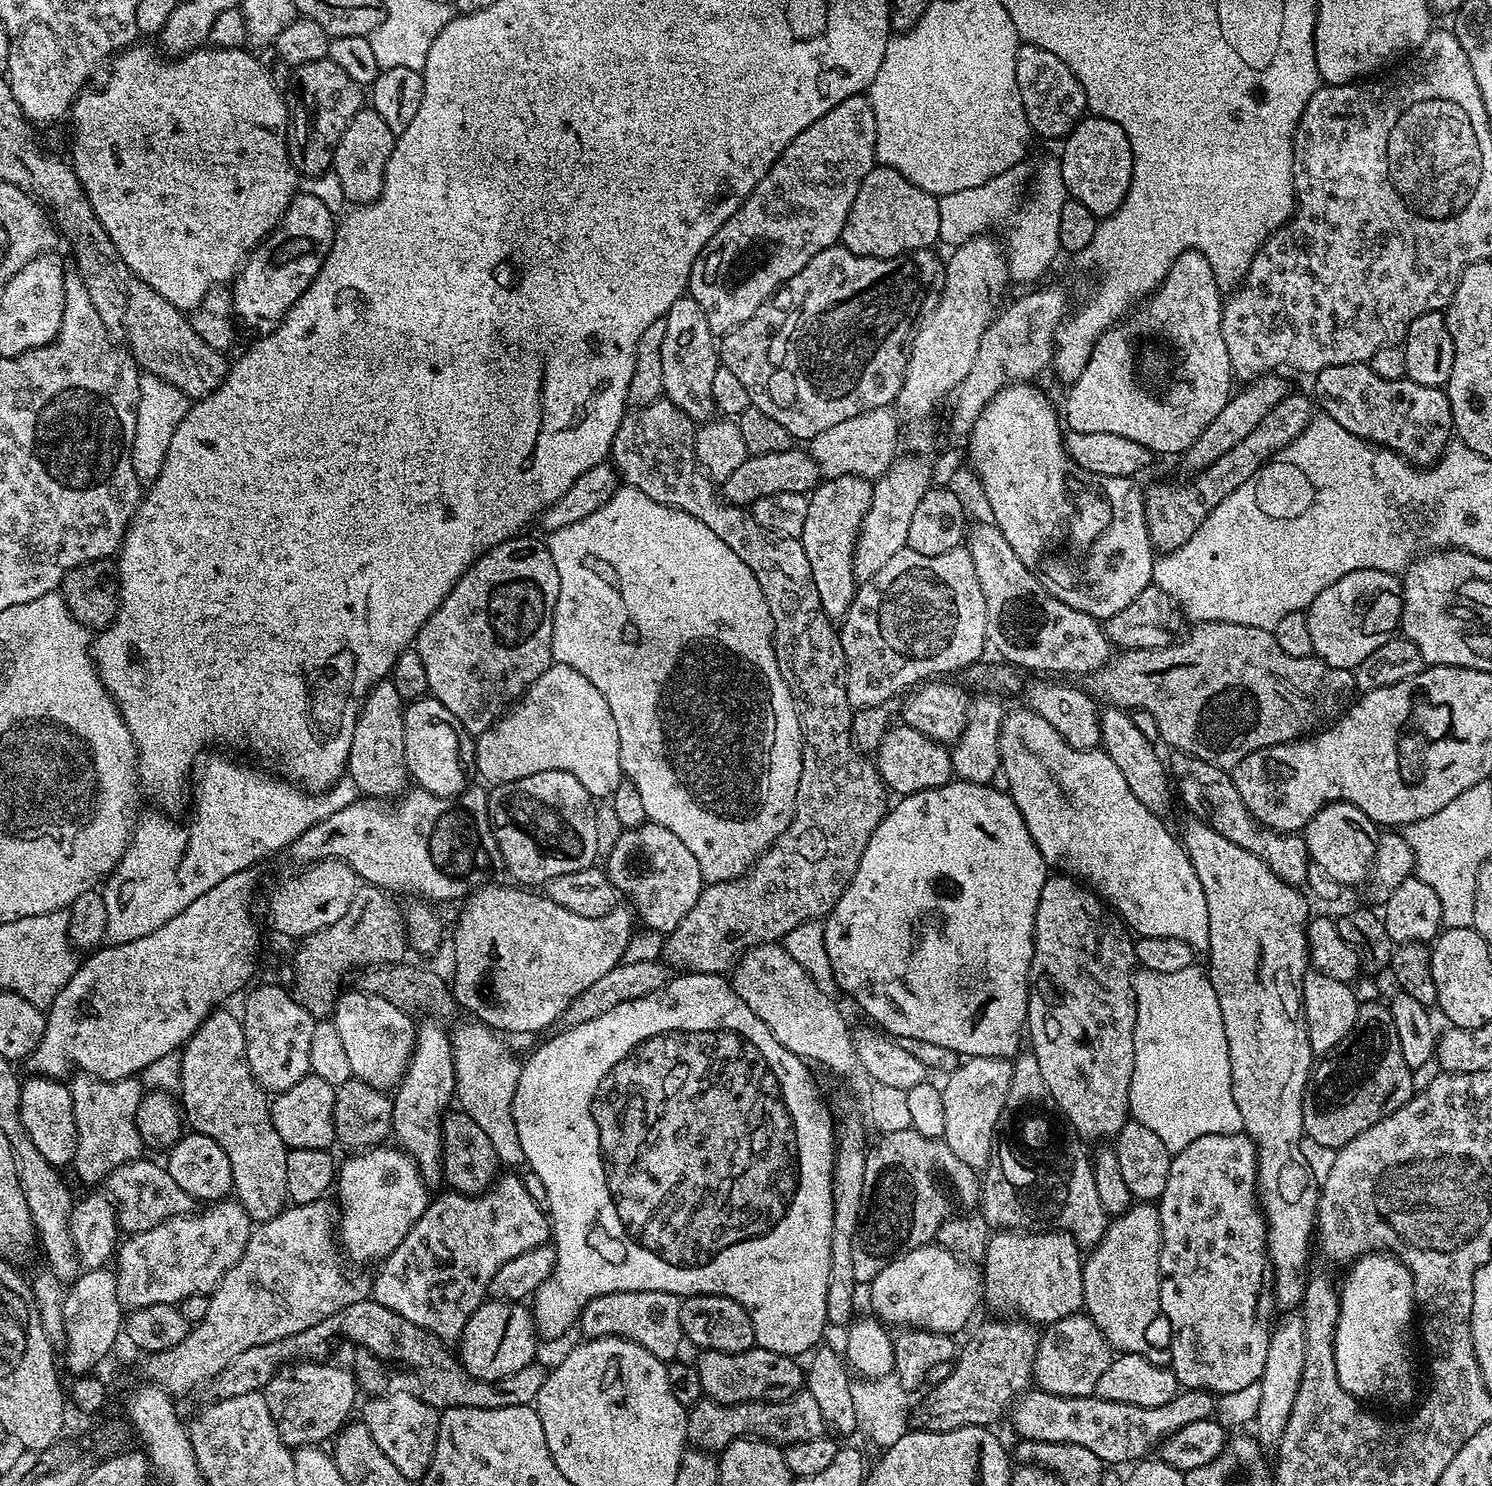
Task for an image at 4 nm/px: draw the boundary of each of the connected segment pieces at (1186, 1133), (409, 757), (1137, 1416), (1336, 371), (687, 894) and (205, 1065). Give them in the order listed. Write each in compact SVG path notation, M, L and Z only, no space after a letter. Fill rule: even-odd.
M1140 968L1134 976L1134 1074L1128 1087L1128 1111L1131 1119L1154 1130L1173 1154L1190 1146L1194 1138L1206 1138L1206 1134L1234 1134L1244 1126L1232 1093L1230 1050L1222 1026L1222 1010L1218 1010L1218 994L1214 994L1207 971L1196 971L1158 974Z
M431 698L413 700L404 709L406 730L406 762L408 775L430 794L456 796L469 787L476 766L476 745L467 730L442 706Z
M1201 1388L1181 1391L1166 1406L1130 1406L1126 1402L1110 1402L1095 1394L1090 1396L1055 1396L1049 1392L1029 1390L1023 1396L1017 1396L1012 1401L1010 1417L1012 1428L1017 1432L1020 1440L1034 1440L1036 1442L1062 1442L1074 1446L1086 1446L1086 1450L1094 1450L1098 1458L1105 1465L1124 1464L1127 1460L1139 1462L1149 1455L1151 1450L1159 1449L1167 1436L1174 1435L1182 1426L1190 1426L1190 1422L1209 1419L1215 1413L1217 1397L1211 1392L1204 1392Z
M1367 363L1330 366L1315 373L1314 380L1314 400L1323 415L1334 418L1342 430L1397 452L1414 466L1435 464L1454 439L1452 411L1444 388L1422 386L1407 378L1378 378Z
M645 822L636 828L623 829L618 842L606 855L606 862L608 862L606 879L610 881L613 888L623 899L625 896L629 900L625 901L631 905L639 919L640 916L644 919L645 926L653 928L654 931L661 932L661 934L667 934L675 930L678 922L682 922L682 918L686 918L686 914L690 914L694 902L698 902L701 890L706 887L702 870L698 866L694 854L690 854L690 850L686 850L686 842L682 842L682 838L670 834L670 830L666 830L666 826L661 824Z
M217 1010L210 1013L179 1053L178 1100L182 1105L182 1116L187 1127L191 1131L206 1134L206 1138L214 1138L214 1142L222 1146L226 1158L230 1158L234 1199L244 1207L252 1221L263 1222L284 1211L289 1203L286 1190L286 1154L290 1149L282 1142L282 1138L278 1138L278 1130L274 1130L269 1093L261 1088L250 1070L250 1062L246 1058L246 1038L241 1017L237 1013L235 1016L232 1012L224 1011Z

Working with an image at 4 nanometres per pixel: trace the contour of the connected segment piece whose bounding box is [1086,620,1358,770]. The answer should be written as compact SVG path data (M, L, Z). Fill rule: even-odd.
M1209 620L1197 623L1193 628L1196 629L1192 633L1190 633L1191 631L1187 633L1187 636L1189 635L1188 640L1186 636L1186 638L1181 638L1170 646L1134 648L1113 655L1100 669L1087 677L1087 691L1097 701L1103 702L1105 700L1103 703L1113 708L1123 708L1125 710L1141 708L1150 714L1154 714L1154 718L1158 722L1160 740L1163 743L1168 743L1169 749L1185 752L1194 758L1202 758L1202 762L1210 762L1210 766L1218 766L1229 770L1236 768L1238 762L1242 762L1242 758L1254 754L1259 748L1270 748L1273 744L1291 744L1294 740L1299 740L1315 733L1317 730L1323 729L1337 718L1343 716L1357 695L1356 677L1349 669L1330 666L1326 662L1316 659L1313 655L1306 658L1294 658L1291 654L1286 654L1286 650L1282 650L1282 646L1278 646L1272 631L1267 632L1258 626L1238 626L1230 622L1210 622Z

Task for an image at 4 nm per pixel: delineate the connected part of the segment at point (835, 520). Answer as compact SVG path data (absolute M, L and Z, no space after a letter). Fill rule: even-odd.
M842 475L821 481L809 495L805 525L798 539L809 559L822 608L833 620L843 619L856 596L858 581L853 574L853 554L861 523L872 504L872 485L863 476Z

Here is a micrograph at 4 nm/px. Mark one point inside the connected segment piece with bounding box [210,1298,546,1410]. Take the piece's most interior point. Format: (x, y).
(389, 1354)

